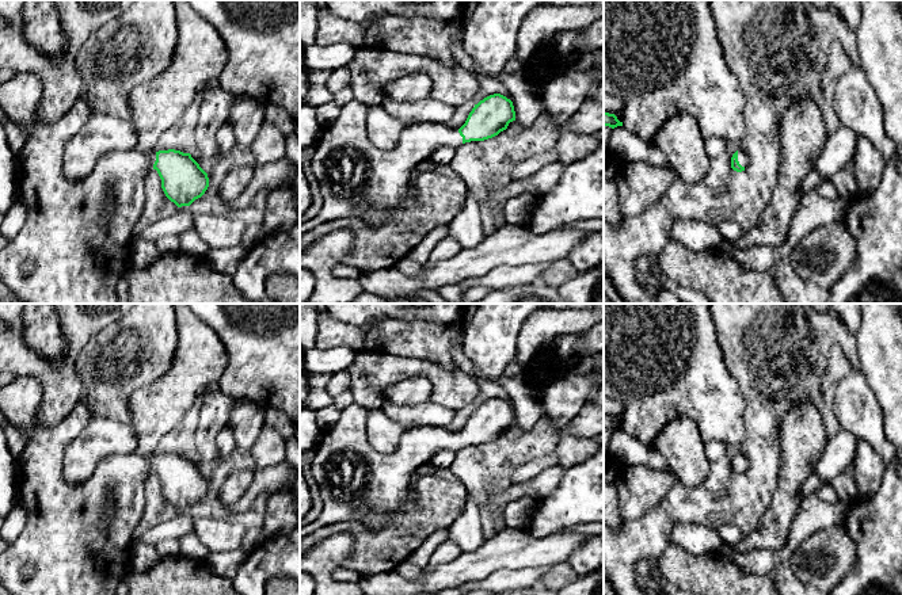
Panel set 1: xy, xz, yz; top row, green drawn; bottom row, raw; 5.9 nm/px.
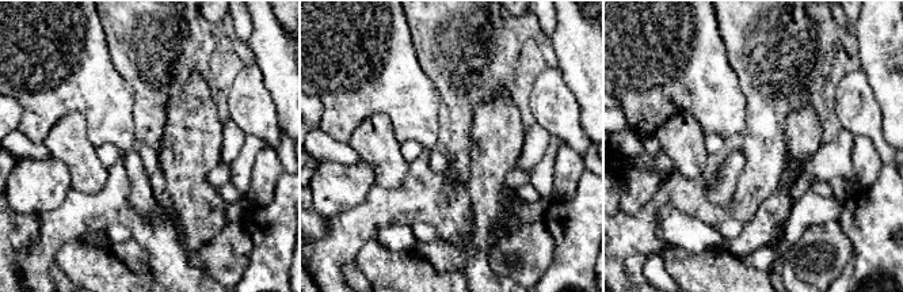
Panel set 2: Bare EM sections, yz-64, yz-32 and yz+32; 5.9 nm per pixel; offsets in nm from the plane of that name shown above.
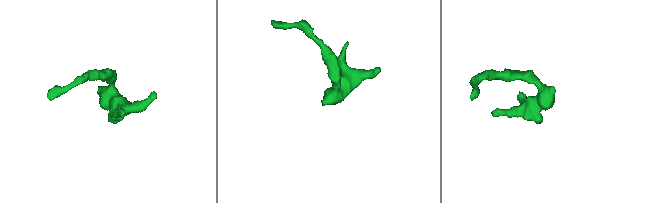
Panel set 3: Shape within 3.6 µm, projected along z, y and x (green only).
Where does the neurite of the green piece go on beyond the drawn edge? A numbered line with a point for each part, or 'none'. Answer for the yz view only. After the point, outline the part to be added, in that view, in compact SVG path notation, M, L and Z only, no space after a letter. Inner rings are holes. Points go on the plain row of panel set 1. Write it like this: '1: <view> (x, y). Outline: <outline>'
1: yz (743, 464). Outline: M738 453L738 465L746 473L749 468L749 461L745 458L743 453Z

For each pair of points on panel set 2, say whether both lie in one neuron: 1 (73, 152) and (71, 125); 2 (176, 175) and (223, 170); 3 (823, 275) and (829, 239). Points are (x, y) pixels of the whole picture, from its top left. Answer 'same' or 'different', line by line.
1: same
2: different
3: same

